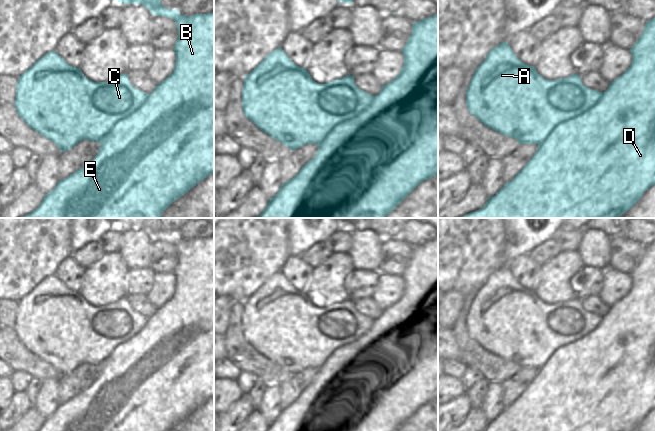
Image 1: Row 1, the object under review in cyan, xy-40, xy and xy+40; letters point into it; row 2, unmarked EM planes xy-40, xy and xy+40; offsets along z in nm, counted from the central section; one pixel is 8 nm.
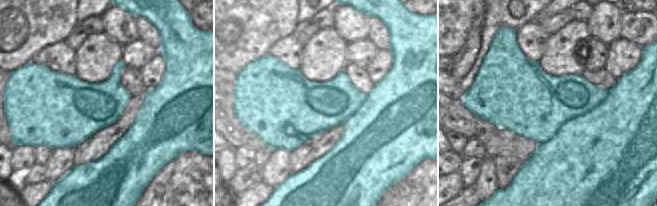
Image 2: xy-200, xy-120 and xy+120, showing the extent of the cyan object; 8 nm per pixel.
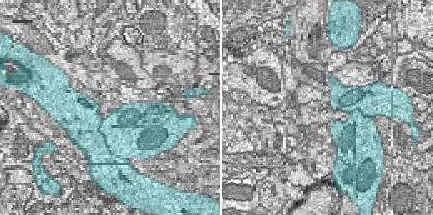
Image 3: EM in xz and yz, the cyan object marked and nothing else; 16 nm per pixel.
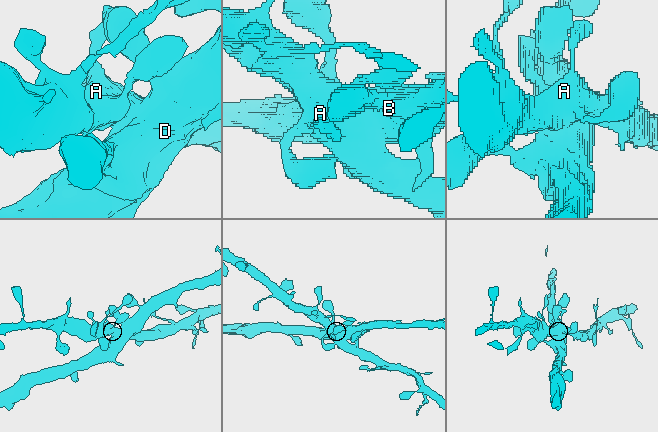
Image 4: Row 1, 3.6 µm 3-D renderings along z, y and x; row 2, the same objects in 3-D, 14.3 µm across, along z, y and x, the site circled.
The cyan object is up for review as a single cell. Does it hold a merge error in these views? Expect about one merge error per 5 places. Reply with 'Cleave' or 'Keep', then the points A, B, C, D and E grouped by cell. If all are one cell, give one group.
Cleave. Groups: A C / B D E.

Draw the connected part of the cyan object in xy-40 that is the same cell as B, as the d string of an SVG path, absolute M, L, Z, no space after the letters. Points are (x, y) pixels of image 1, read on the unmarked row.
M106 218L111 222L117 222L122 228L141 228L155 240L173 242L178 253L178 263L174 269L176 287L174 295L161 307L159 307L146 325L127 342L117 346L112 353L100 365L100 373L96 381L85 390L60 404L56 411L47 417L38 431L168 431L175 424L186 418L207 400L214 398L214 235L209 238L195 238L185 240L178 237L178 233L165 232L158 218Z

